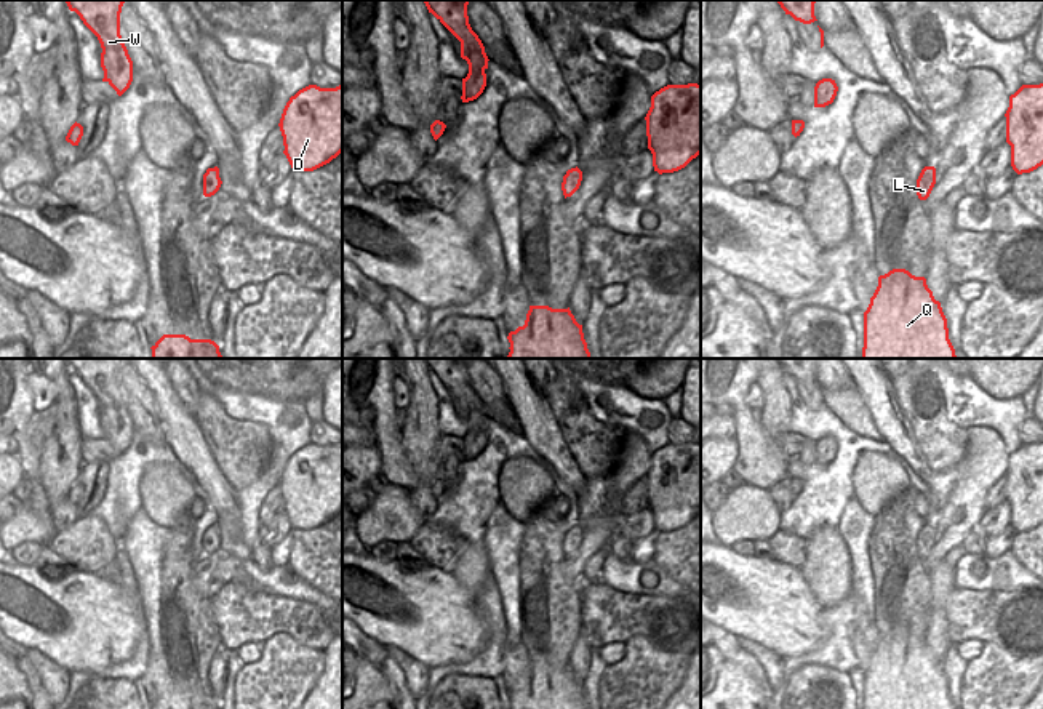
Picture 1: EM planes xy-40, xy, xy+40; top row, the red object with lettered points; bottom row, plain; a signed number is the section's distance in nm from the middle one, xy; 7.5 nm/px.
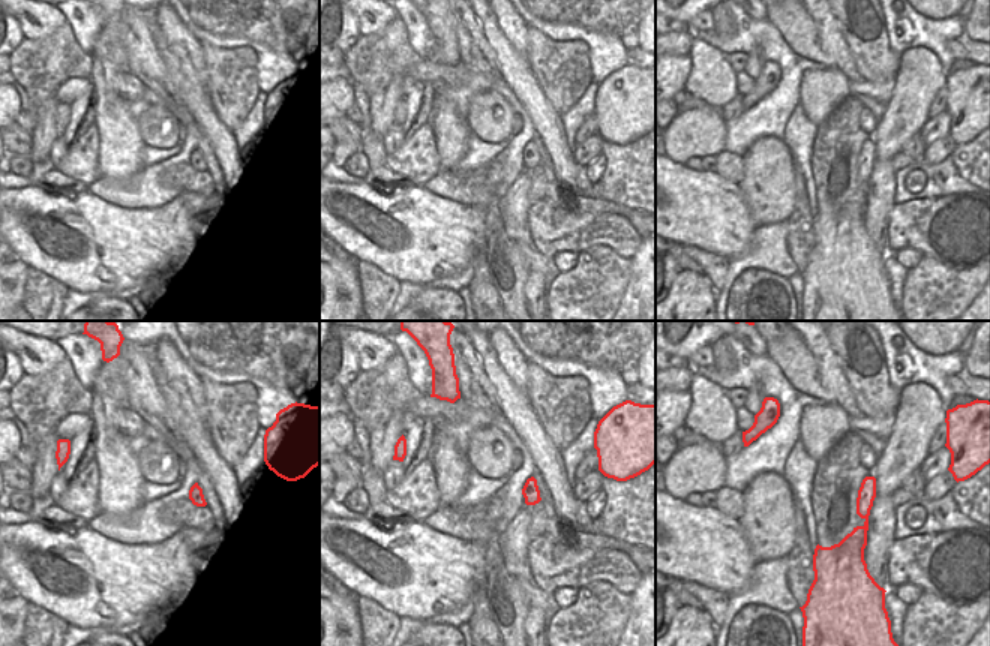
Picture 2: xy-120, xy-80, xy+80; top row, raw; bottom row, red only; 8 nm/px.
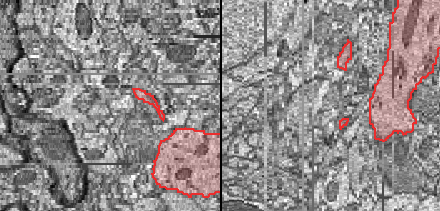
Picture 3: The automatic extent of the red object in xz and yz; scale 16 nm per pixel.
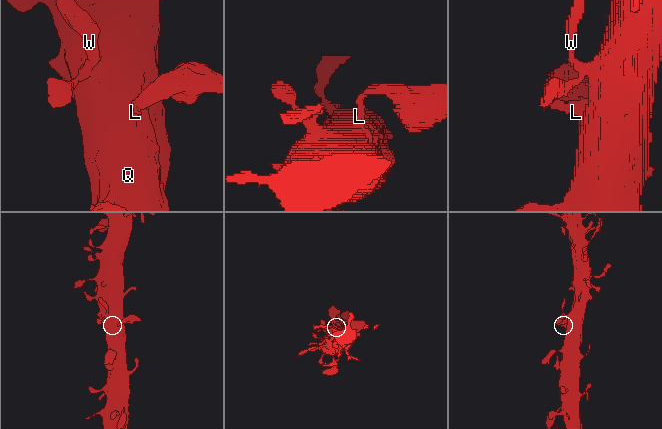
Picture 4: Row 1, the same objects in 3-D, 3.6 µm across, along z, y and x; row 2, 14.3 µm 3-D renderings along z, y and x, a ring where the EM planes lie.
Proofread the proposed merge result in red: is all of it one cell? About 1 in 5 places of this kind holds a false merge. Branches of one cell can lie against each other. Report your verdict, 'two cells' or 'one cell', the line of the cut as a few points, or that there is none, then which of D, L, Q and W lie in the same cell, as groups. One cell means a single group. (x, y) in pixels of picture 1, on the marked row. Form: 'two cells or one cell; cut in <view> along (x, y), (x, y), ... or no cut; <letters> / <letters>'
one cell; no cut; D L Q W

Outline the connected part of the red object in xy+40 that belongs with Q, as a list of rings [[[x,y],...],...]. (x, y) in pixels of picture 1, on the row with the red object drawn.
[[[893,269],[878,277],[878,286],[864,312],[862,359],[957,359],[947,318],[925,277]]]

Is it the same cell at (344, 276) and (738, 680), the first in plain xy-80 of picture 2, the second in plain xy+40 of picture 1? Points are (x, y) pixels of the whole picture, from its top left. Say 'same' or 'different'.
same

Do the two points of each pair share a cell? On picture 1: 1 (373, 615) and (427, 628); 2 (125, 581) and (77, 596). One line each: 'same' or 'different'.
1: same
2: different

